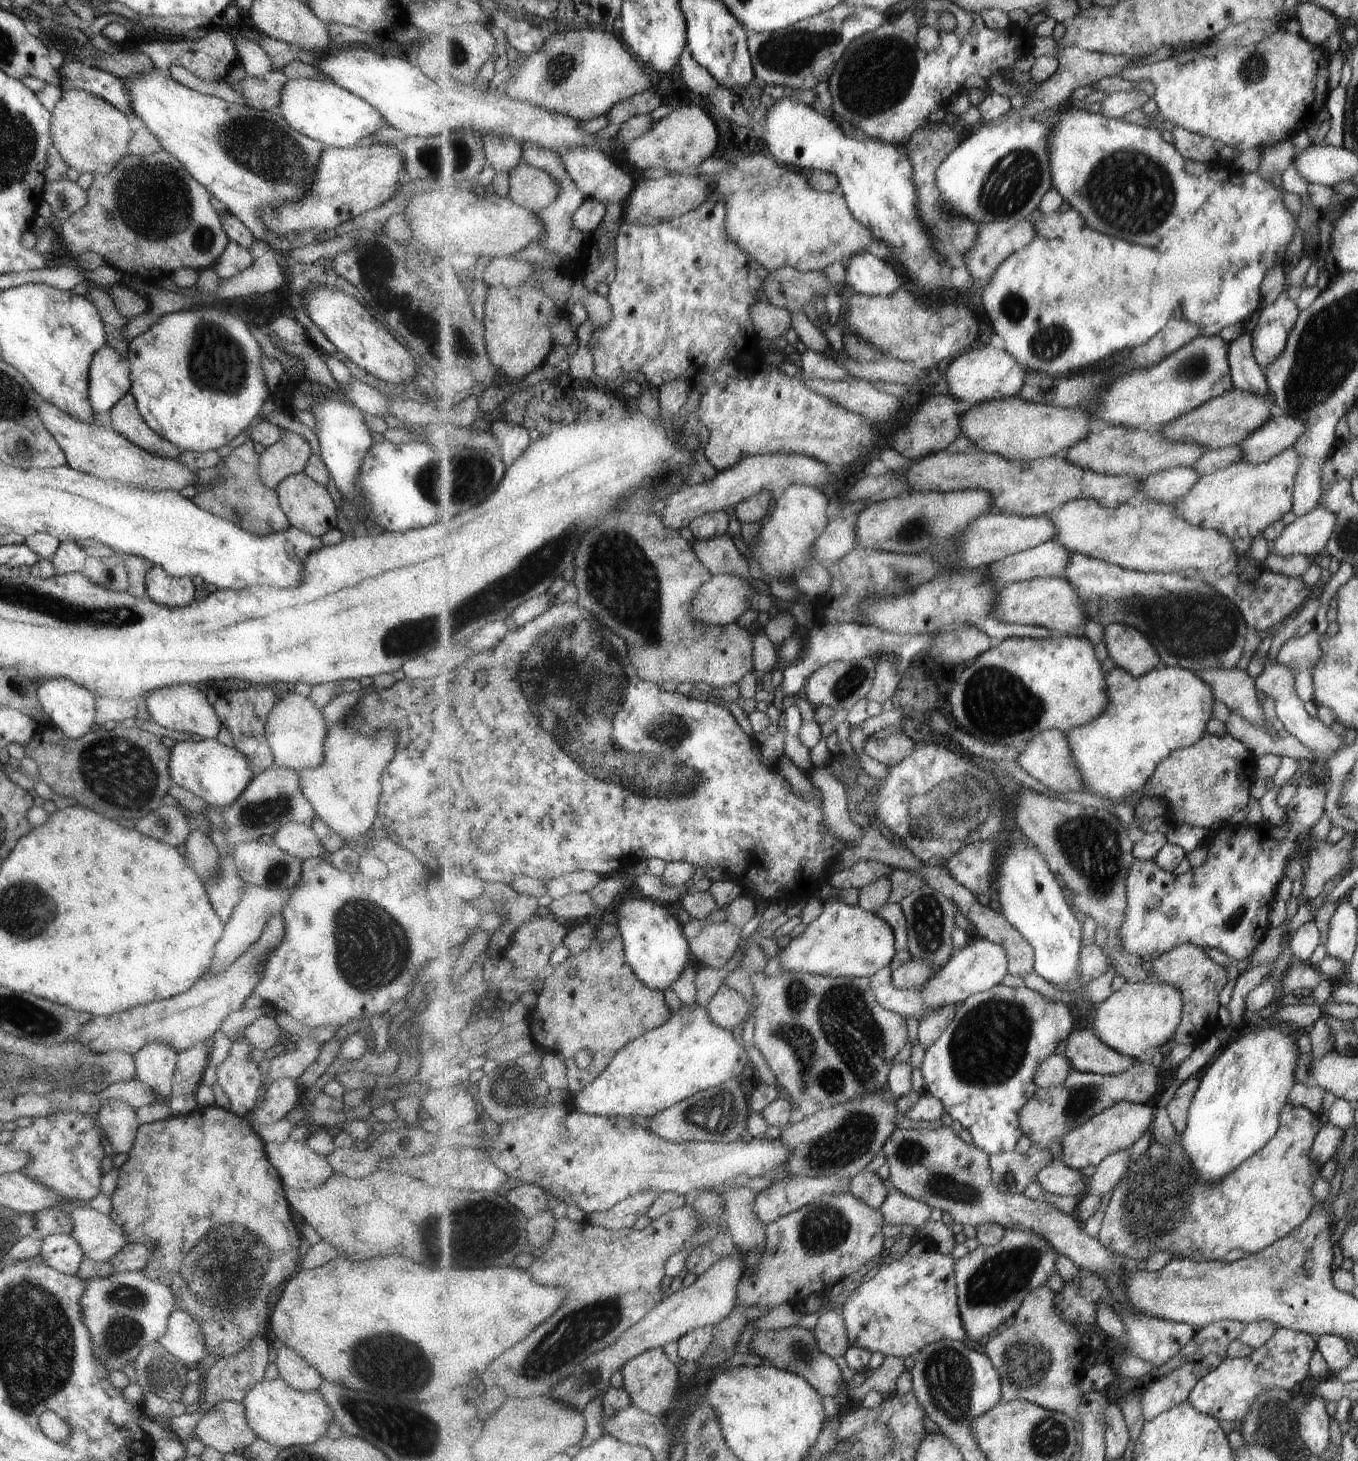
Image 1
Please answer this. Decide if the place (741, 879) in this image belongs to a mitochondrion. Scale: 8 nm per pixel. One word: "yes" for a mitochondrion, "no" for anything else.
no

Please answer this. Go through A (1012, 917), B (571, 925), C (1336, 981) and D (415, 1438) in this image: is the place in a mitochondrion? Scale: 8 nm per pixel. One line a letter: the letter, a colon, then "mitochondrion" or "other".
A: other
B: other
C: other
D: mitochondrion

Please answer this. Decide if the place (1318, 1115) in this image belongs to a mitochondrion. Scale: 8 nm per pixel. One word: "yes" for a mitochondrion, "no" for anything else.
no

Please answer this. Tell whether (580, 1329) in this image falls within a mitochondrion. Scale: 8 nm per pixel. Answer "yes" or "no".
yes

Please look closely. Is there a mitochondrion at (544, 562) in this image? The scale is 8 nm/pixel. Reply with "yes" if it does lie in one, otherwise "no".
yes

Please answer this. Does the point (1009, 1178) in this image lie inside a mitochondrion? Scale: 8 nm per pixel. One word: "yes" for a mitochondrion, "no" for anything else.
yes

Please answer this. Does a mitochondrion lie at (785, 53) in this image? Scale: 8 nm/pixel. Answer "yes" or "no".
yes

